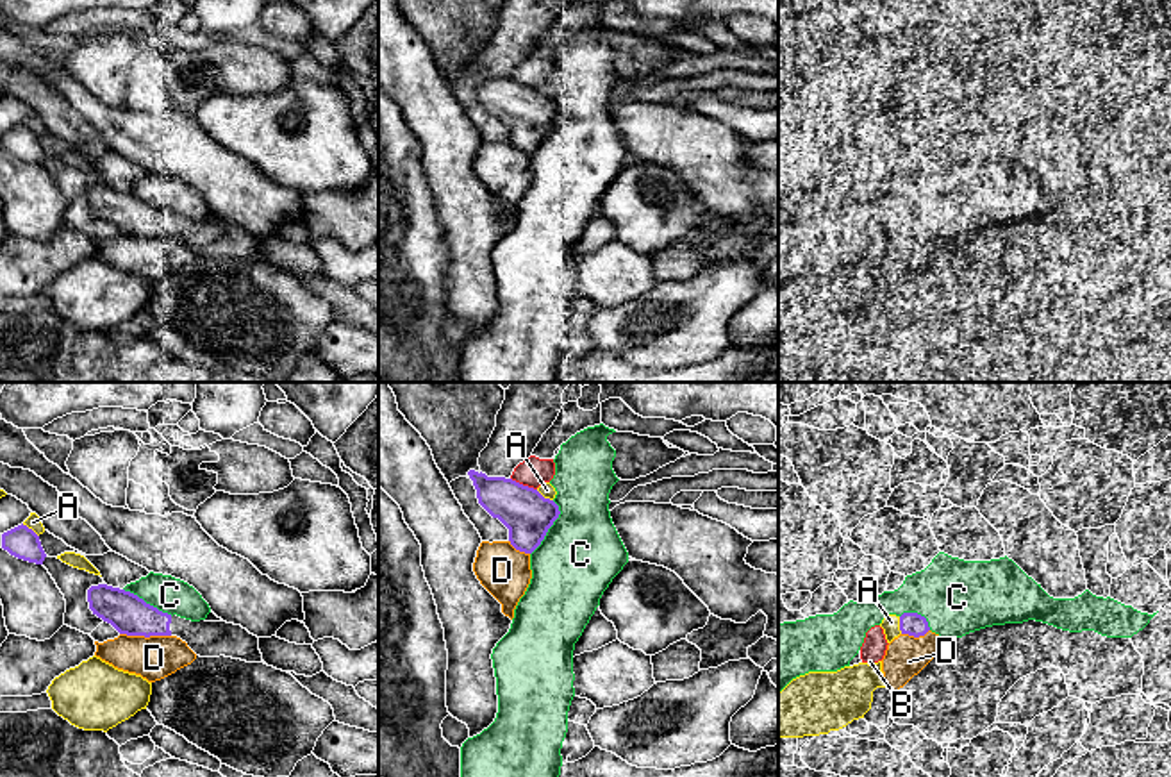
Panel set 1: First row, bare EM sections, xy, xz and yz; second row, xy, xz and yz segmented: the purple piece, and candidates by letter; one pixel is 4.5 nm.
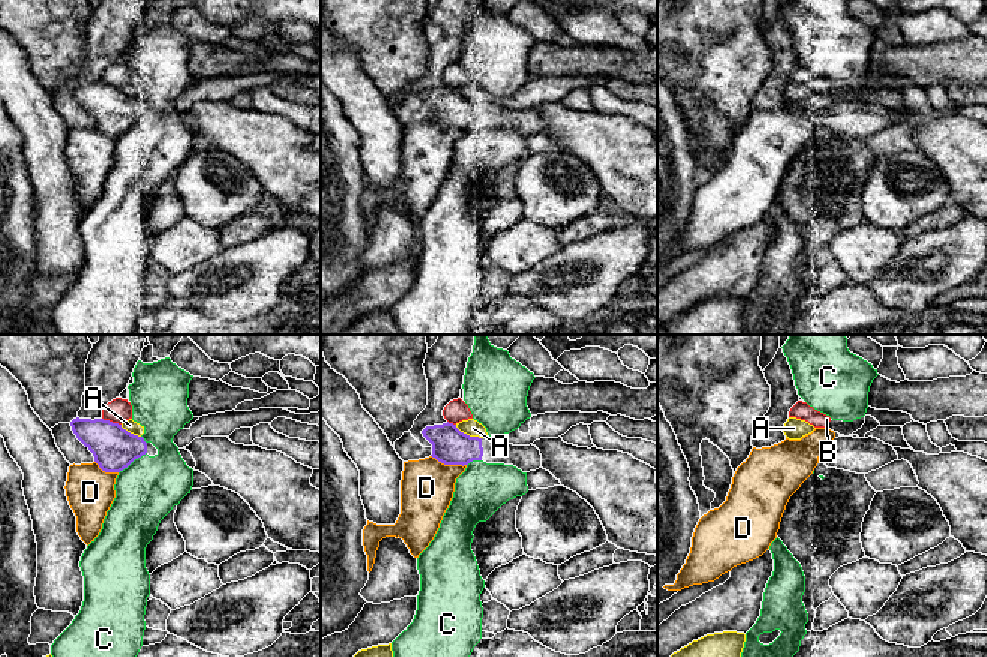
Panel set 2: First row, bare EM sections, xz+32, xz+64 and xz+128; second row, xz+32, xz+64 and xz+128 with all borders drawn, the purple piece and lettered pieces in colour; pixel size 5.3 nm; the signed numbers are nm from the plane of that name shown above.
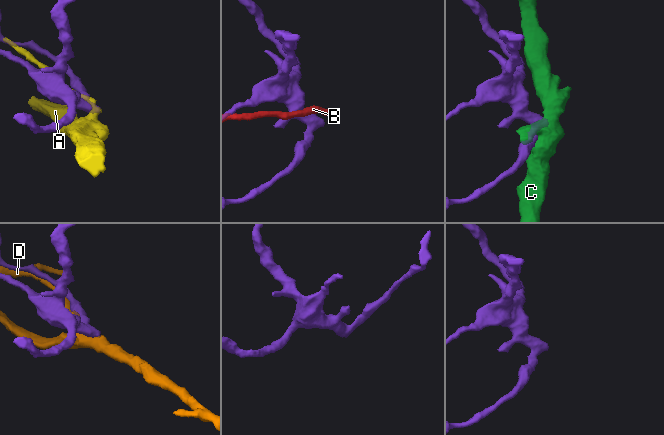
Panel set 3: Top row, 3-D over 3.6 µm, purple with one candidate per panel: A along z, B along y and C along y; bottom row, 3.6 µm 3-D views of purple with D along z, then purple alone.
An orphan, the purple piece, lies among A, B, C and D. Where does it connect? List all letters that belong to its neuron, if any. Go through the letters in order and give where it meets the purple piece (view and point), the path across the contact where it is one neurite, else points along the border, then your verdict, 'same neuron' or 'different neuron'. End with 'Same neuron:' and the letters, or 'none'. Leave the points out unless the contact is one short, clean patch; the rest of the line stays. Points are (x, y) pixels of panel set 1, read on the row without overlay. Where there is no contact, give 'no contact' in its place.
A: contact yz (900, 225); different neuron
B: contact xz (522, 84); different neuron
C: contact xz (550, 125); different neuron
D: contact xy (145, 236); different neuron
Same neuron: none

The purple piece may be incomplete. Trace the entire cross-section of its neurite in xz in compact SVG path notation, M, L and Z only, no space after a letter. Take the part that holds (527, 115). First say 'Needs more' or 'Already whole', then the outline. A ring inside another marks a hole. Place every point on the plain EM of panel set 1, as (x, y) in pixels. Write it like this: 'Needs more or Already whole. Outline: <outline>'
Already whole. Outline: M468 71L477 89L478 104L509 129L511 145L532 154L559 118L559 105L537 89L505 77L487 77Z

